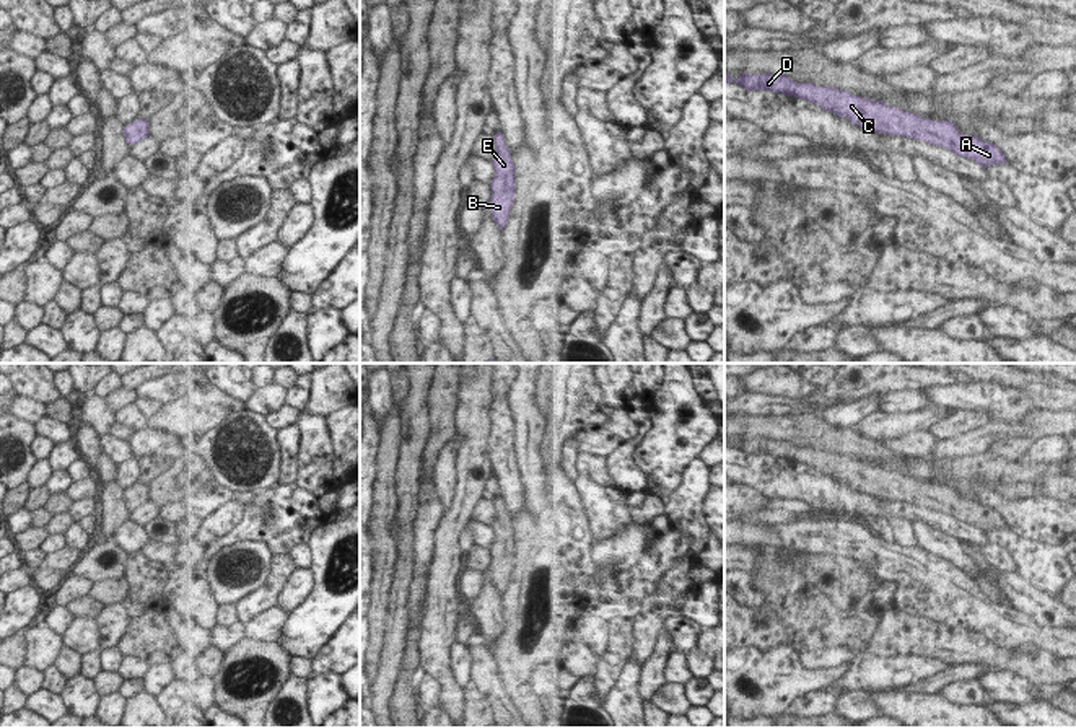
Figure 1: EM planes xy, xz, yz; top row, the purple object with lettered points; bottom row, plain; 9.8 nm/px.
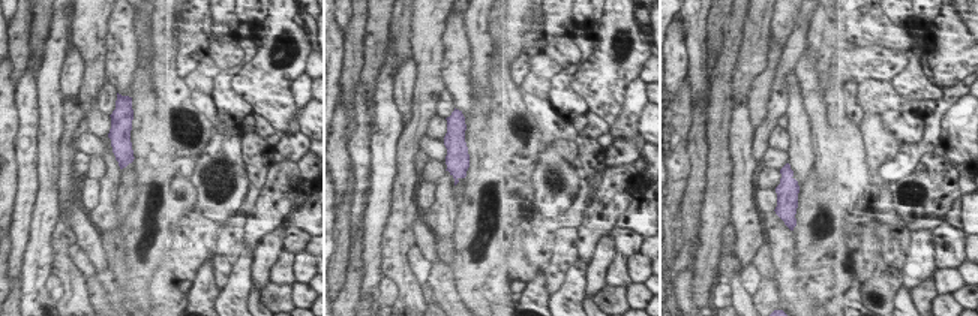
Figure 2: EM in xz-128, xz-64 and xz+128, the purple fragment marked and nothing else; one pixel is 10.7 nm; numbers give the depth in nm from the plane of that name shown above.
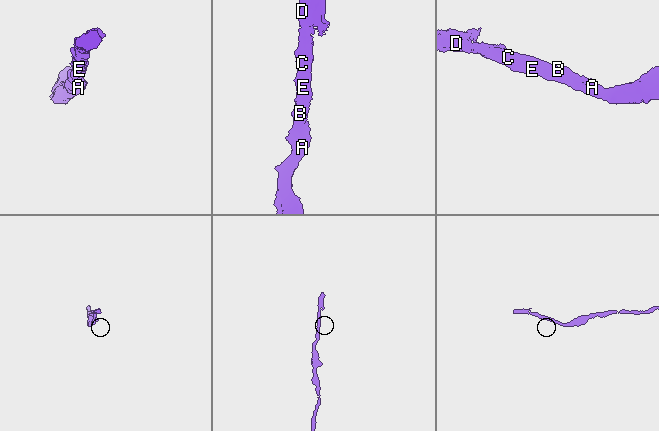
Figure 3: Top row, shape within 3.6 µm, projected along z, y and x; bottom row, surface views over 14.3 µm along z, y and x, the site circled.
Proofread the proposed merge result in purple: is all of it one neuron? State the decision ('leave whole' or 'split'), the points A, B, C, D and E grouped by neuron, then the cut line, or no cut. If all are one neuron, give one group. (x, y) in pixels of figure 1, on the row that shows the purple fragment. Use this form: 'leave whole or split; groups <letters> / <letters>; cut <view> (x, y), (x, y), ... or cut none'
leave whole; groups A B C D E; cut none

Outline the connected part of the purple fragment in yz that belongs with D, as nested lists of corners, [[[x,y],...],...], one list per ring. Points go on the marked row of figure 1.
[[[742,73],[736,83],[747,91],[765,90],[806,99],[827,112],[833,112],[838,117],[845,117],[859,127],[879,134],[910,137],[925,140],[929,145],[944,147],[962,158],[973,160],[982,168],[1008,163],[1004,153],[996,145],[983,142],[977,135],[970,137],[959,132],[949,121],[934,122],[933,119],[923,119],[921,116],[897,109],[882,101],[853,96],[848,91],[832,86],[817,86],[812,81],[796,83],[786,75]]]

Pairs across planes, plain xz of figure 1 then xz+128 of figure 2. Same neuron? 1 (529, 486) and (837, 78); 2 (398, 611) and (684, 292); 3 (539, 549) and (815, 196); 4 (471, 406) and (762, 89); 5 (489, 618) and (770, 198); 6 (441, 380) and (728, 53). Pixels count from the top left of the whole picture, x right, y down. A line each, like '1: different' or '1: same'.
1: different
2: different
3: same
4: same
5: different
6: same

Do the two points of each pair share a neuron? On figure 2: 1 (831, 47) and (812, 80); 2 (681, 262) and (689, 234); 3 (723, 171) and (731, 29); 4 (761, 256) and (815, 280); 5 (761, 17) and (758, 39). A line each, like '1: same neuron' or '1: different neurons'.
1: different neurons
2: same neuron
3: same neuron
4: different neurons
5: same neuron

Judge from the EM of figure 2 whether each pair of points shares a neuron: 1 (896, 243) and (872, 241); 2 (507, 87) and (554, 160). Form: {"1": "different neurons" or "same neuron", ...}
{"1": "different neurons", "2": "different neurons"}

